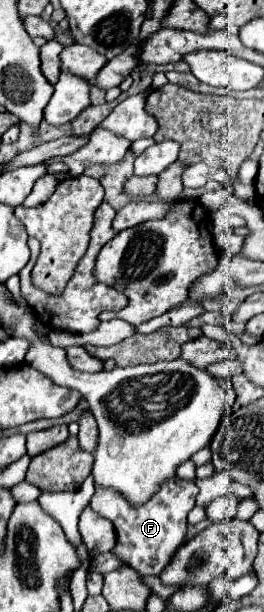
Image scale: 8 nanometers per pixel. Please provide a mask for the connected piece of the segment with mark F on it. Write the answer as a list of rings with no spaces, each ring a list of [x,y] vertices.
[[[172,476],[170,480],[162,482],[158,492],[140,506],[132,506],[128,500],[122,498],[120,492],[108,490],[96,484],[96,492],[90,500],[90,508],[100,516],[108,518],[116,530],[116,546],[112,552],[130,568],[134,568],[142,576],[158,576],[176,550],[186,544],[188,522],[186,516],[194,508],[194,498],[198,494],[198,486],[194,480],[182,480]]]

